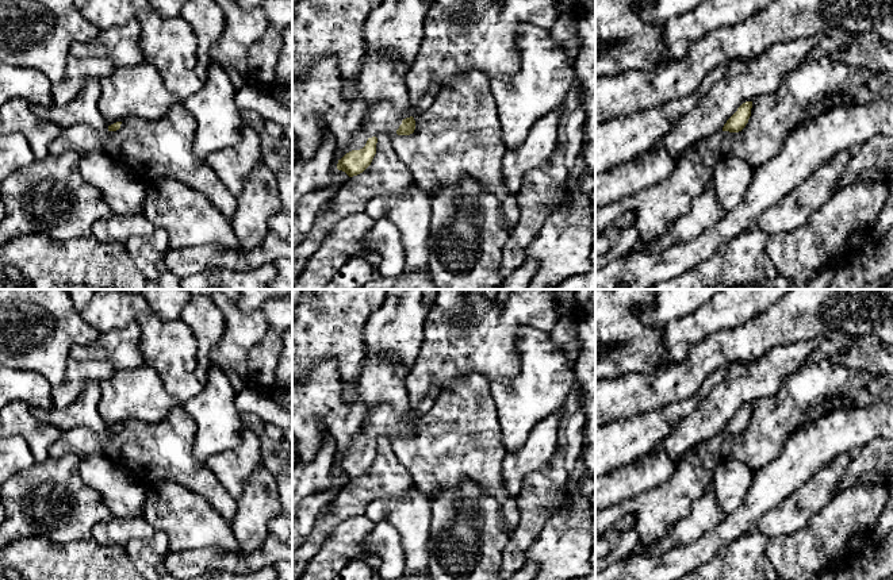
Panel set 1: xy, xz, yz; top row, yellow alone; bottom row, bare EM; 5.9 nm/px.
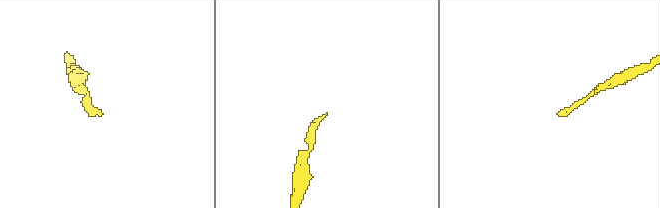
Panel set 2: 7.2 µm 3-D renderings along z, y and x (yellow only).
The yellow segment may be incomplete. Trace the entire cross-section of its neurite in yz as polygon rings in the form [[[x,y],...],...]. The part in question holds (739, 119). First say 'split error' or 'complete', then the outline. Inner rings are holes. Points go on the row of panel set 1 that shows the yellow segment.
complete | [[[752,101],[743,103],[737,111],[727,120],[723,131],[739,132],[741,131],[751,116]]]

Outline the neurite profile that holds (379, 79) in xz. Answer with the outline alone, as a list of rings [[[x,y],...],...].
[[[364,53],[352,91],[365,101],[367,108],[388,101],[405,119],[410,118],[407,69],[402,59],[386,58],[380,53]]]

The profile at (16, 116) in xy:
[[[12,99],[0,107],[0,138],[24,135],[35,160],[49,155],[49,146],[61,131],[60,126],[34,115],[26,100]]]

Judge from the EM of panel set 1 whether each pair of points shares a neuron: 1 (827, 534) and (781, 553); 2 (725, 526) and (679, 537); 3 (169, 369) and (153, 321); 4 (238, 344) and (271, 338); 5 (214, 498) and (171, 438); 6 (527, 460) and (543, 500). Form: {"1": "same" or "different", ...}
{"1": "same", "2": "different", "3": "same", "4": "different", "5": "same", "6": "different"}

